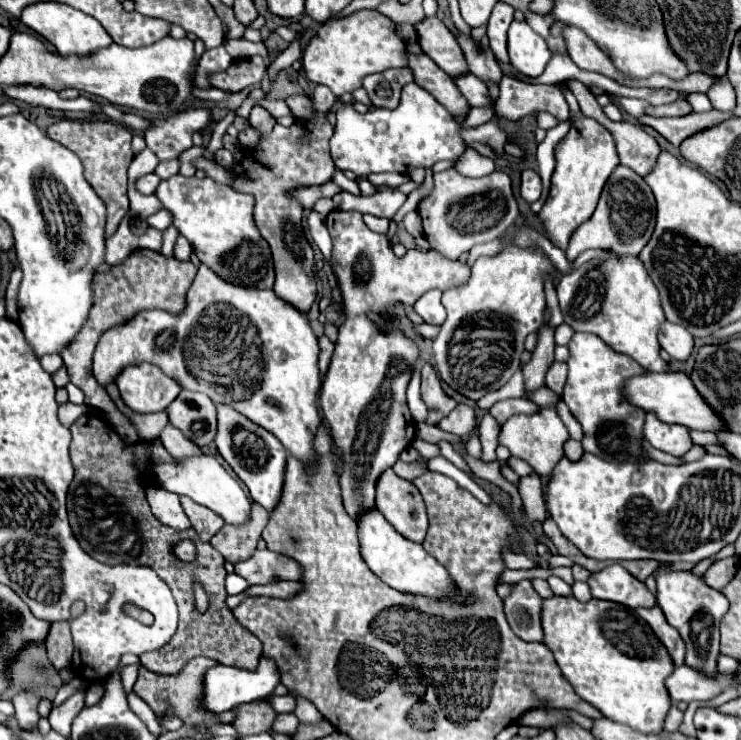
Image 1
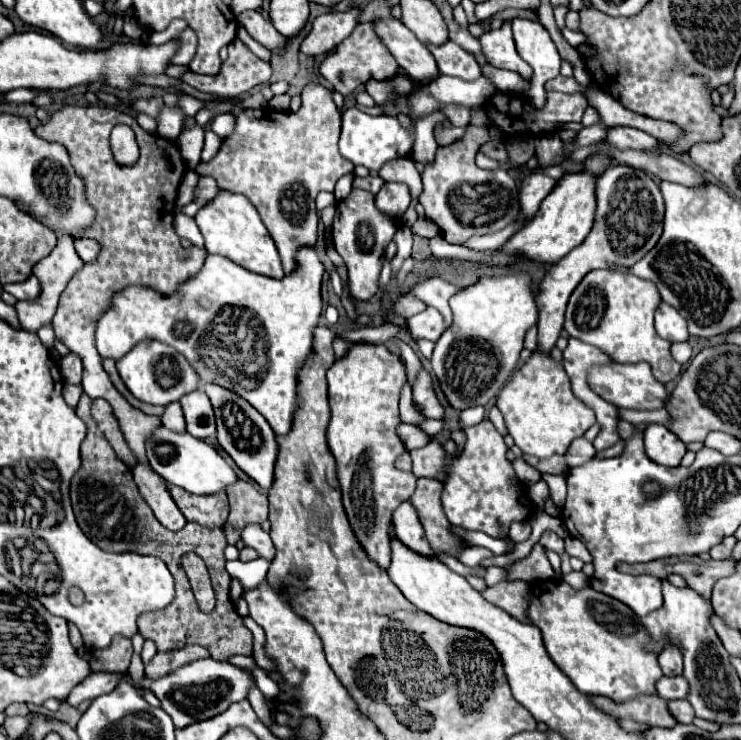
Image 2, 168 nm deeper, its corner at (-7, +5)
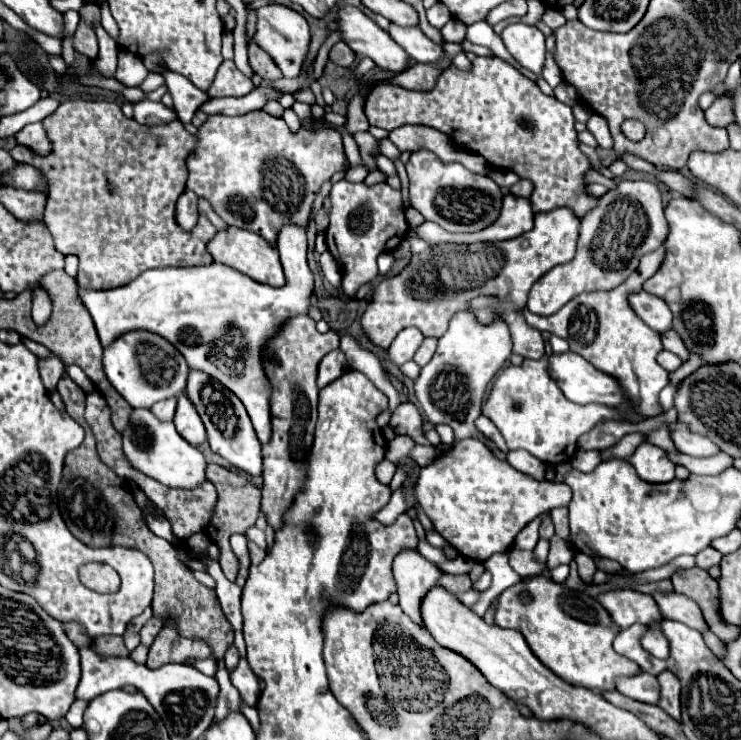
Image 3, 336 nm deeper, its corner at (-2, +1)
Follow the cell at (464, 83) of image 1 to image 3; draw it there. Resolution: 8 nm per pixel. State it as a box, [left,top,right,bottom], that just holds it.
[389,26,443,62]

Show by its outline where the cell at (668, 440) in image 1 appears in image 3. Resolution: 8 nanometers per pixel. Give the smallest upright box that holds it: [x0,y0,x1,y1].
[627,442,675,484]

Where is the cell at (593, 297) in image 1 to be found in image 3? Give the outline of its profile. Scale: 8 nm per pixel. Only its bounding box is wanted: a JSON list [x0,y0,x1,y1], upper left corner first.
[525,250,669,418]

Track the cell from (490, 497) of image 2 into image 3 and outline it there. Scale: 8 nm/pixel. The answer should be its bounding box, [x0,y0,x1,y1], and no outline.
[415,438,571,562]

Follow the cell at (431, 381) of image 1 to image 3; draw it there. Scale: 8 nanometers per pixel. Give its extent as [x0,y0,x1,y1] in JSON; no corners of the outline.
[389,402,427,444]

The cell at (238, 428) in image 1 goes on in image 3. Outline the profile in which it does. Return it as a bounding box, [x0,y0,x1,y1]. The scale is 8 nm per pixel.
[185,370,263,476]

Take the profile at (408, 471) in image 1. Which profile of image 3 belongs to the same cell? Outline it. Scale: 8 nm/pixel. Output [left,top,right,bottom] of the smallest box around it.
[375,460,395,484]

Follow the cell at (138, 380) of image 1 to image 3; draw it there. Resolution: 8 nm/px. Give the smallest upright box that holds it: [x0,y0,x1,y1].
[103,330,189,408]

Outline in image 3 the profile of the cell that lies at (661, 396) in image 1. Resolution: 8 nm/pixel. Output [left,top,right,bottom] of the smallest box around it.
[547,350,625,406]

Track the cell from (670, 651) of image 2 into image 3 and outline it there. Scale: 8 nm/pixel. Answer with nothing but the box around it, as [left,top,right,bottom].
[657,672,681,722]

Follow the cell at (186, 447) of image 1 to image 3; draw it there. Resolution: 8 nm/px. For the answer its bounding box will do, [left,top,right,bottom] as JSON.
[151,398,177,420]

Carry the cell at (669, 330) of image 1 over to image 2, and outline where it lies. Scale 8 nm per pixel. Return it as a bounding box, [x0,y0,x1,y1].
[656,302,690,344]

